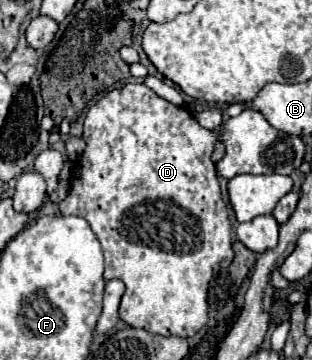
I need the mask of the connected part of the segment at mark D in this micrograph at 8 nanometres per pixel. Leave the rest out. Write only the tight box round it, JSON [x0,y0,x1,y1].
[60,84,234,338]

